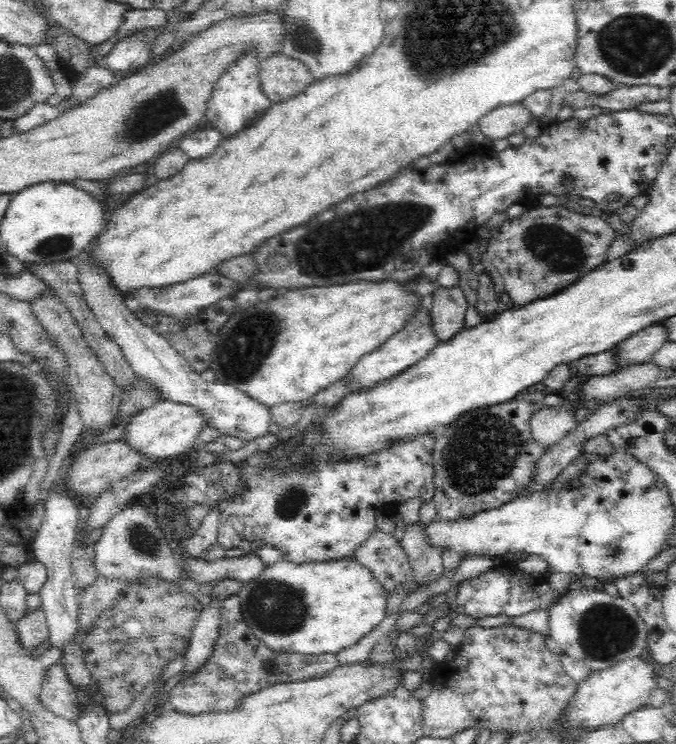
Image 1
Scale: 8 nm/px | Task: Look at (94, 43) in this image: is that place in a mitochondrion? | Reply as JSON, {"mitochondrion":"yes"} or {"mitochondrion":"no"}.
{"mitochondrion":"no"}

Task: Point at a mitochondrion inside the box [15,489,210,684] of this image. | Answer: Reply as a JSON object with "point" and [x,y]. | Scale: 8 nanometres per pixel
{"point":[140,538]}

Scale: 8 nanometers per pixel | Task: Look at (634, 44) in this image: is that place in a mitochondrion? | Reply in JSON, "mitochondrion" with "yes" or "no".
{"mitochondrion":"yes"}

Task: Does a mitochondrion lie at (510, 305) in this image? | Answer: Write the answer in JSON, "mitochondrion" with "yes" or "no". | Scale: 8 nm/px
{"mitochondrion":"no"}

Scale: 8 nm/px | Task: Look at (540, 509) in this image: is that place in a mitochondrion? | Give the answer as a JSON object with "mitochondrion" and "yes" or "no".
{"mitochondrion":"no"}

